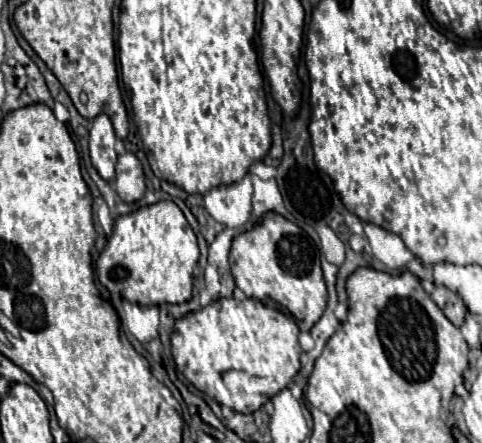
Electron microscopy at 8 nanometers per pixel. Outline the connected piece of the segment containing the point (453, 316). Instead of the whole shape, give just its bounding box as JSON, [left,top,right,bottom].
[430,284,466,326]

